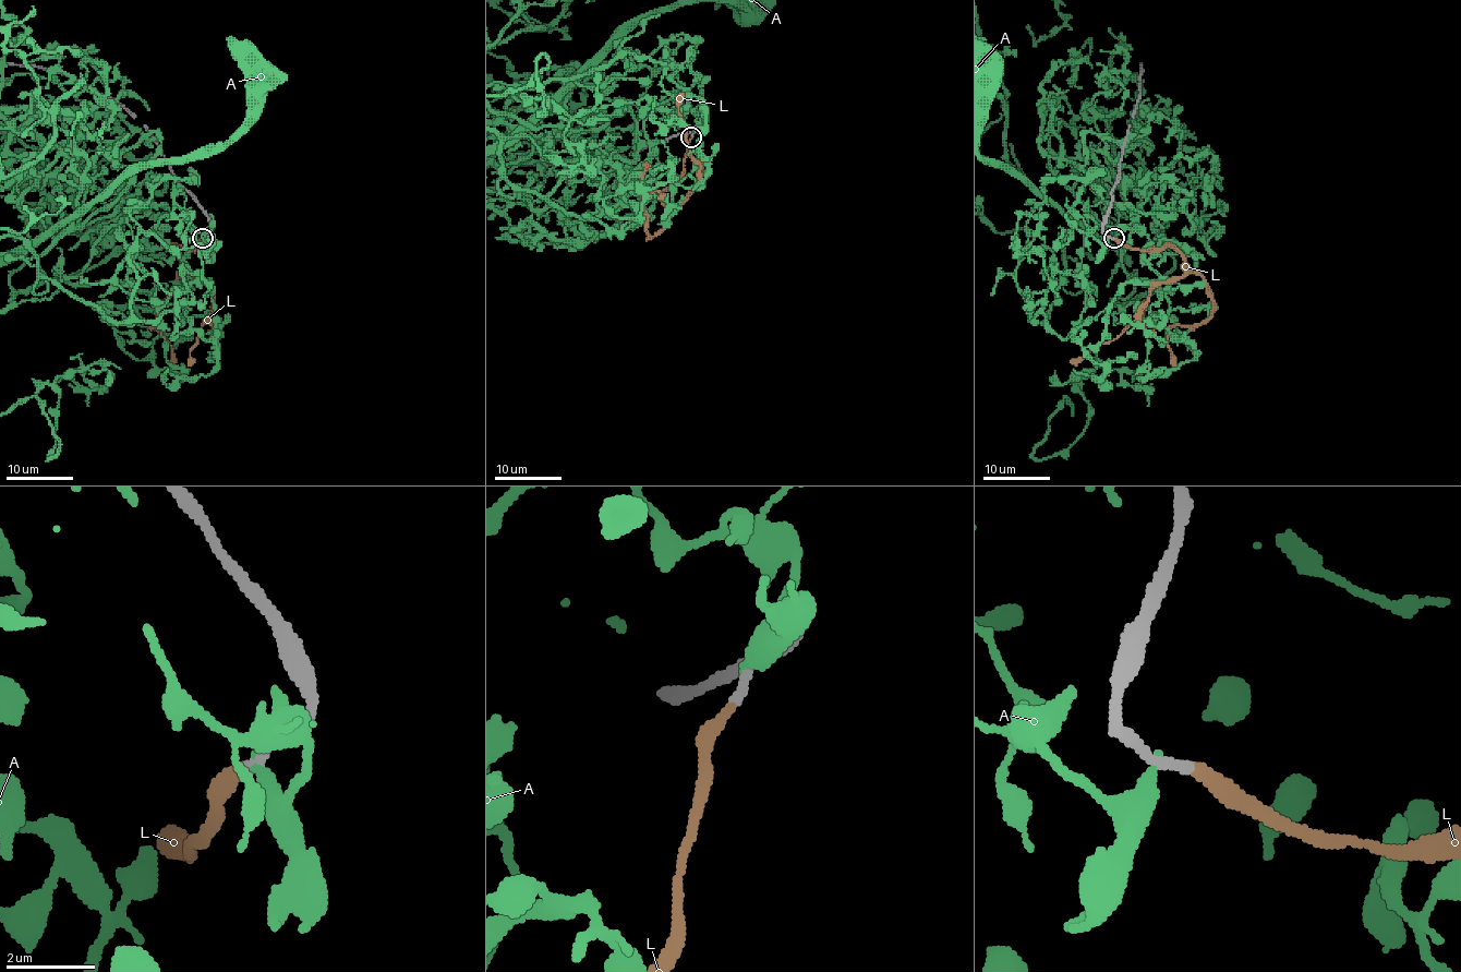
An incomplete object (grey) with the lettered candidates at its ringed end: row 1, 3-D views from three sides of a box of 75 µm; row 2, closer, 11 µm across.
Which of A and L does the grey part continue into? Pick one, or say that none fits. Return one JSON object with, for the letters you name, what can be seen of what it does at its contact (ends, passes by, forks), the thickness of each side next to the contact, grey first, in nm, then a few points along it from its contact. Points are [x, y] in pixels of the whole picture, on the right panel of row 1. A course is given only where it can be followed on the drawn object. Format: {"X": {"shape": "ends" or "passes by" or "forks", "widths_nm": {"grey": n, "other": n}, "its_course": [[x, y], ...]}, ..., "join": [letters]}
{"L": {"shape": "ends", "widths_nm": {"grey": 240, "other": 320}, "its_course": [[1113, 238], [1132, 248], [1172, 246], [1184, 261], [1184, 273], [1159, 283], [1140, 314], [1117, 336], [1070, 362]]}, "join": ["L"]}

